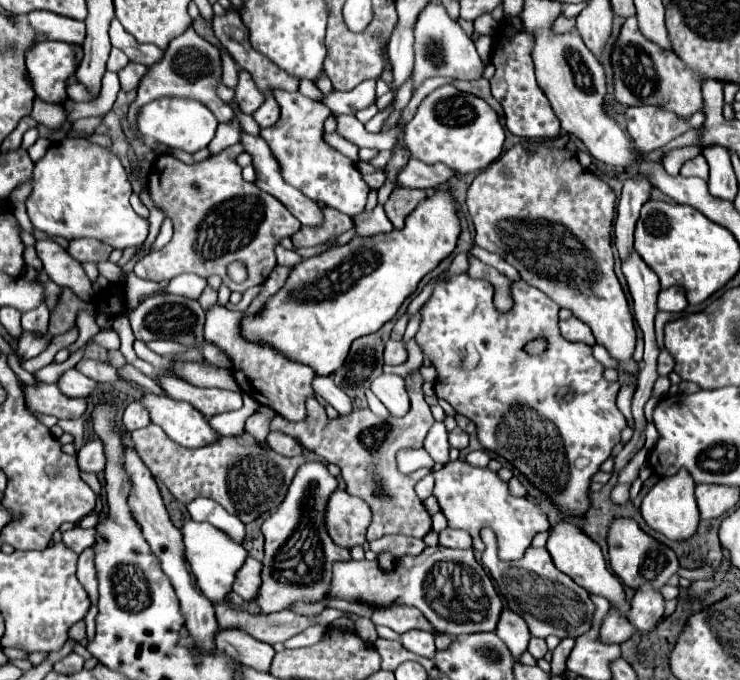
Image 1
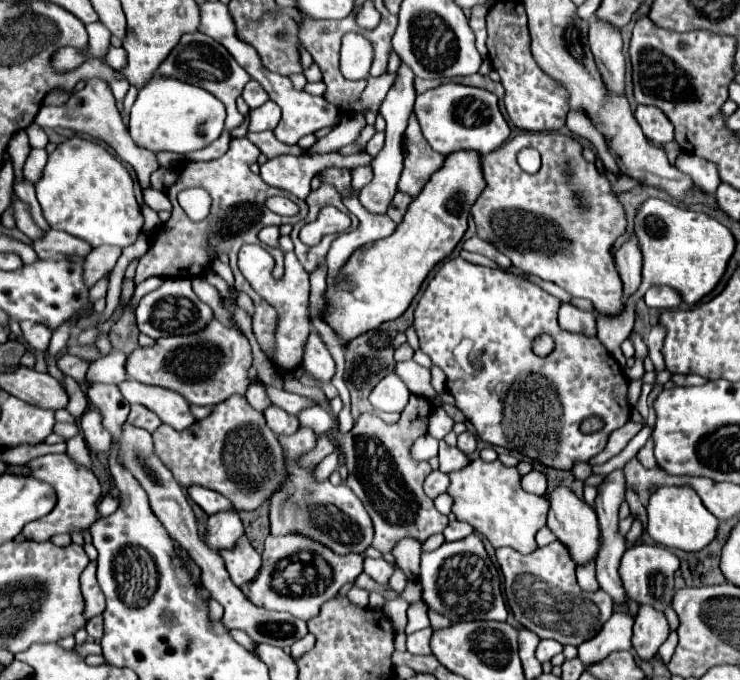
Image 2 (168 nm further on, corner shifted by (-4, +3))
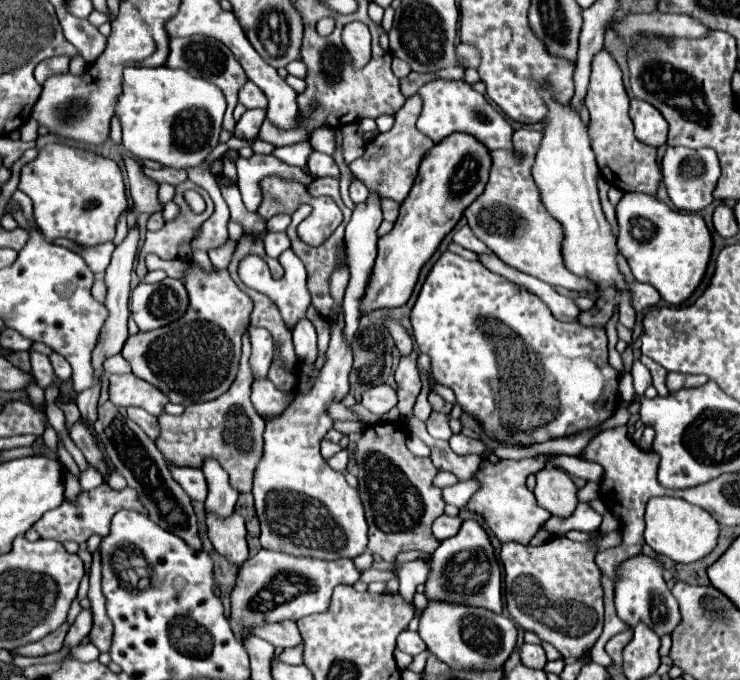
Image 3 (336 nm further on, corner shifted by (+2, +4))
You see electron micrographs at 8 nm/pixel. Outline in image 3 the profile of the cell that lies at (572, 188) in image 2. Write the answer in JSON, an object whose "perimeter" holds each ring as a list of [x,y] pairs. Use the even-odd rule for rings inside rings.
{"perimeter":[[[520,128],[514,132],[512,150],[494,150],[492,152],[492,172],[486,184],[486,190],[464,210],[468,226],[472,232],[506,264],[512,268],[536,276],[542,282],[552,286],[562,286],[566,290],[594,290],[596,286],[572,274],[562,260],[562,228],[560,222],[552,220],[546,208],[540,202],[540,192],[532,180],[532,164],[536,150],[540,146],[542,132]],[[516,150],[520,156],[516,156]]]}

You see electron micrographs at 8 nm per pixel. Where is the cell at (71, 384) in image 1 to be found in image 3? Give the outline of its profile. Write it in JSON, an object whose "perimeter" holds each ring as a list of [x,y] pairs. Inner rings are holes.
{"perimeter":[[[116,354],[104,362],[104,370],[108,374],[126,374],[126,372],[130,372],[130,364],[124,360],[122,354]]]}

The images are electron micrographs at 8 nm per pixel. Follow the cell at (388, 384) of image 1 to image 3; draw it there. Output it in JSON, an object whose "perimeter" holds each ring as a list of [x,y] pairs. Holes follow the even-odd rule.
{"perimeter":[[[386,384],[368,388],[368,390],[362,394],[362,400],[360,400],[360,404],[362,404],[366,410],[370,410],[372,414],[376,414],[376,416],[386,414],[390,408],[396,406],[396,402],[398,402],[396,390],[390,388],[390,386],[386,386]]]}

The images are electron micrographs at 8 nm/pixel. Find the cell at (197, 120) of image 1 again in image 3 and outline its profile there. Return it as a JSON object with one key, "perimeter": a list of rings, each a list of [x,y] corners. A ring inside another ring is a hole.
{"perimeter":[[[168,66],[158,68],[126,68],[122,78],[122,92],[116,98],[114,116],[122,126],[124,148],[140,160],[156,160],[162,166],[186,170],[198,166],[216,148],[222,130],[222,116],[226,110],[226,100],[216,84],[208,84],[184,70],[174,70]]]}

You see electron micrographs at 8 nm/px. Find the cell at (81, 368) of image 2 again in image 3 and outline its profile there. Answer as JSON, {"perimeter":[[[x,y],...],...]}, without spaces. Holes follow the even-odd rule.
{"perimeter":[[[52,352],[52,354],[50,354],[50,364],[52,364],[56,376],[58,376],[62,382],[68,382],[68,380],[70,380],[70,364],[66,362],[66,358],[62,358],[60,354]]]}

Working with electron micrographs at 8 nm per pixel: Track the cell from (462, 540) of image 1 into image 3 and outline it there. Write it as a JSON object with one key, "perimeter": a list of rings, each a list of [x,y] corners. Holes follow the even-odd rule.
{"perimeter":[[[442,514],[442,516],[438,516],[434,520],[432,532],[442,542],[442,540],[446,540],[450,536],[456,536],[458,530],[460,530],[460,526],[462,526],[462,520],[458,516],[446,516],[446,514]]]}

